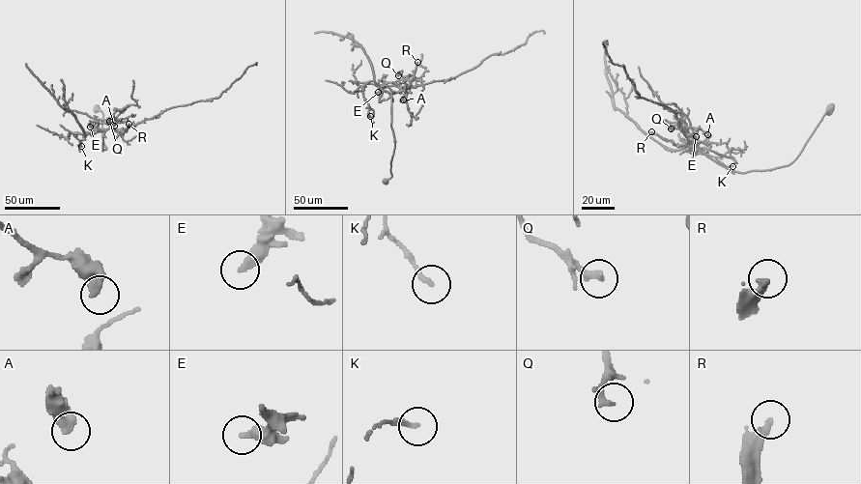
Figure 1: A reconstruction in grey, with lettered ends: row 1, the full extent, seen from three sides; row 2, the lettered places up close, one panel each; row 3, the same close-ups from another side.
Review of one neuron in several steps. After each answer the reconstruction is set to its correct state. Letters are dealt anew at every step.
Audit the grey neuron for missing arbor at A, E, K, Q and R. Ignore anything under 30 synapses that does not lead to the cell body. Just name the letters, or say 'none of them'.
E, R

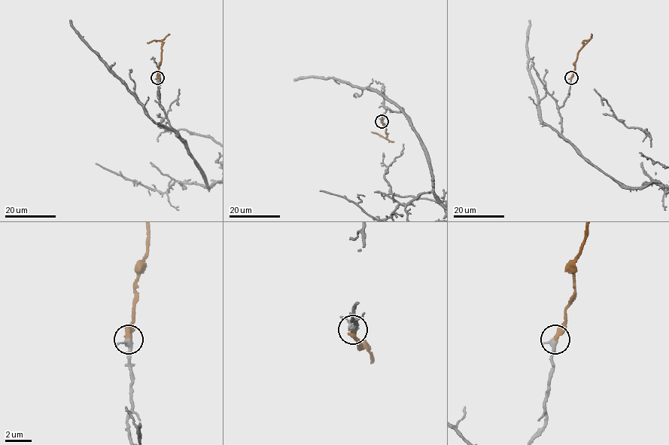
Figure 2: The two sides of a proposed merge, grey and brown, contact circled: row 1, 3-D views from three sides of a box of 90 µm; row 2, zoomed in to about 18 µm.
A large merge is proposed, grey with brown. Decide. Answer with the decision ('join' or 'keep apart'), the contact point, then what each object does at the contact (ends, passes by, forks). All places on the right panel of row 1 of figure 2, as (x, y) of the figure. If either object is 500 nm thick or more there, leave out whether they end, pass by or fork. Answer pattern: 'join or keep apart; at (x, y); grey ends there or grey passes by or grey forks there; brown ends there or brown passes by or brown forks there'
join; at (571, 77); grey passes by; brown ends there

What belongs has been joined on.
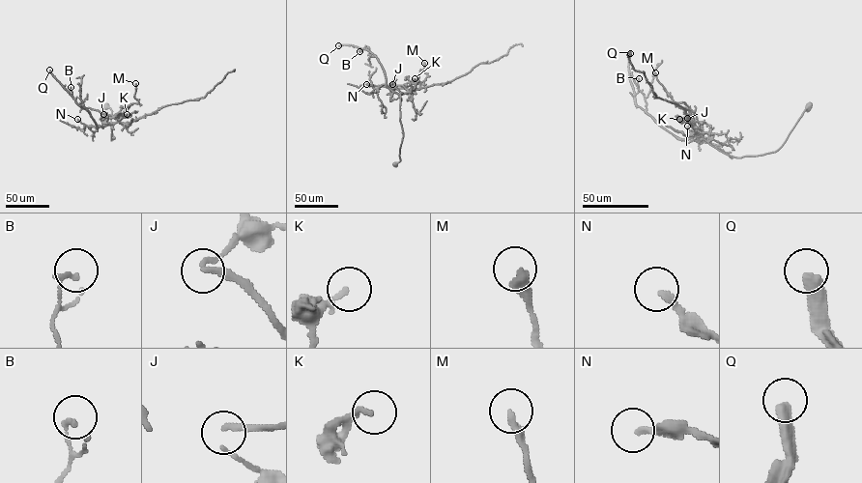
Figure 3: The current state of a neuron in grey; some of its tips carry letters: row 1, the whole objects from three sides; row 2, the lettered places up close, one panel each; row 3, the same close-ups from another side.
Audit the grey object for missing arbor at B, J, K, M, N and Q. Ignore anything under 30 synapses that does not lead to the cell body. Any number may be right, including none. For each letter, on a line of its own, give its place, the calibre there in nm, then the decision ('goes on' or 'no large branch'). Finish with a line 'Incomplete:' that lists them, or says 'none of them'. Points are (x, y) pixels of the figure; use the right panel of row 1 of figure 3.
B: (639, 78) | 180 nm | no large branch
J: (687, 118) | 160 nm | goes on
K: (679, 119) | 190 nm | no large branch
M: (655, 72) | 320 nm | no large branch
N: (687, 126) | 170 nm | goes on
Q: (630, 53) | 480 nm | goes on
Incomplete: J, N, Q

